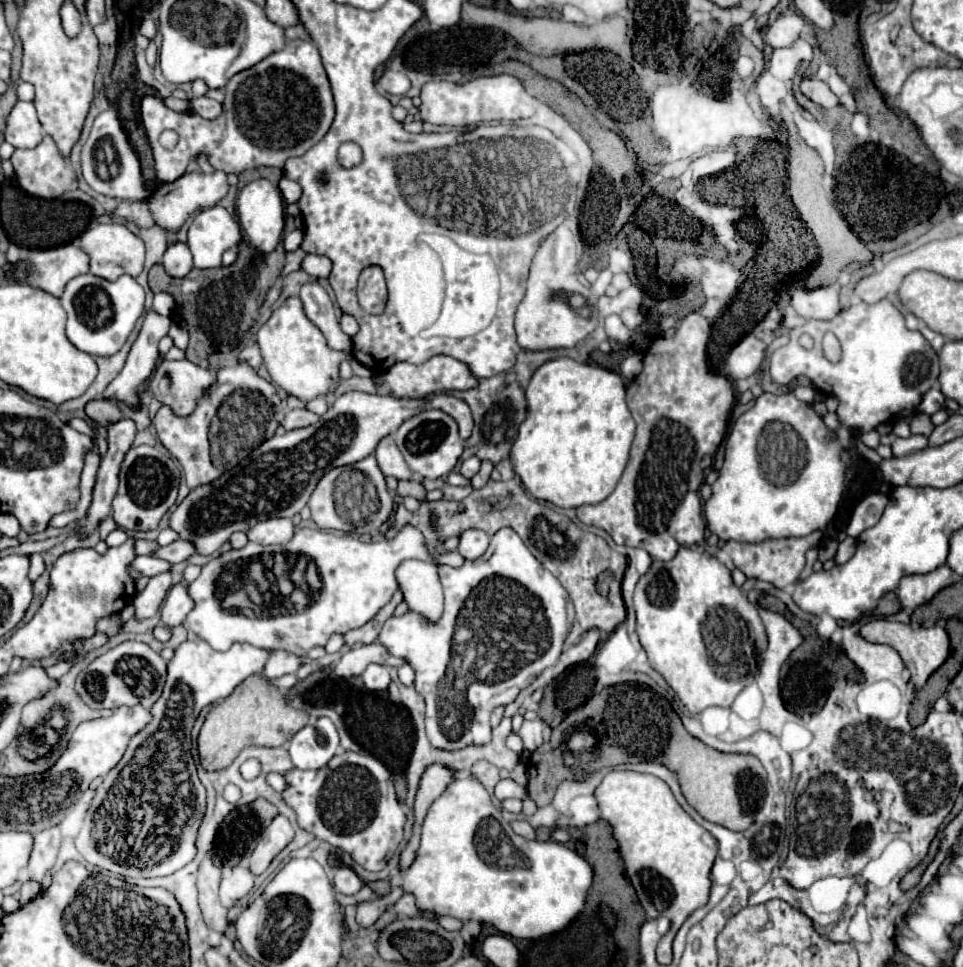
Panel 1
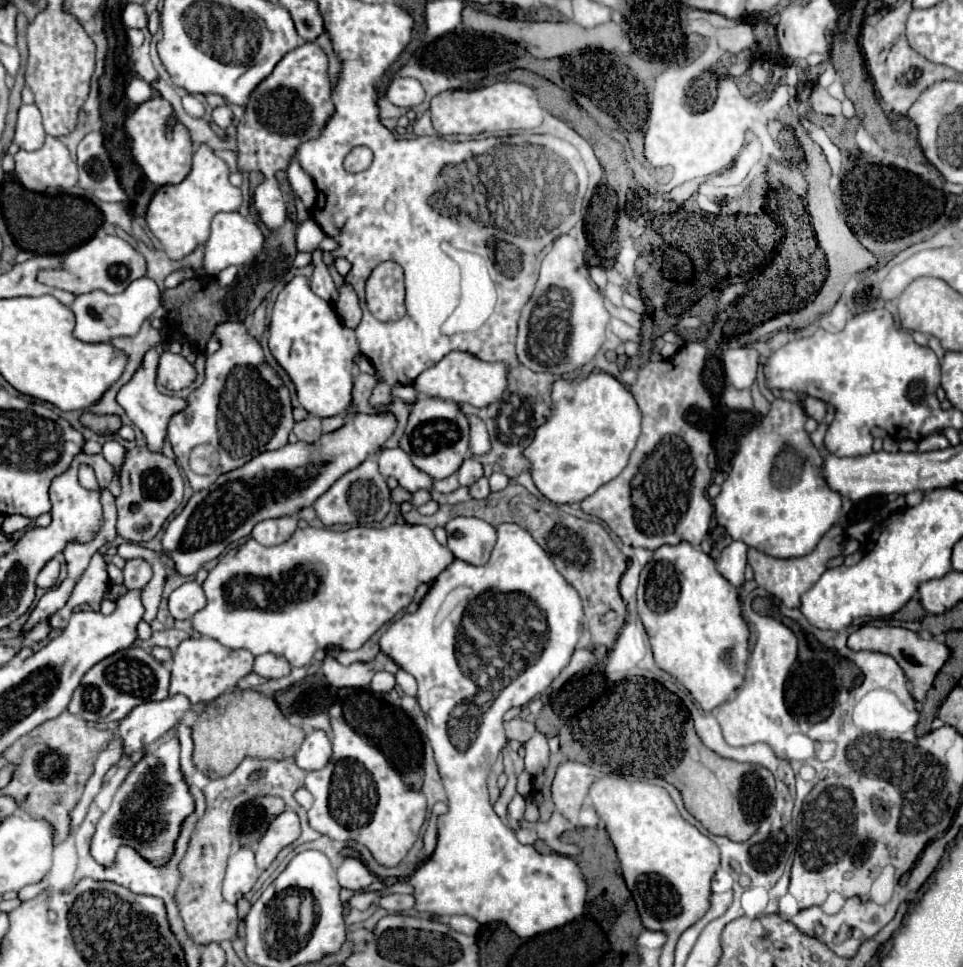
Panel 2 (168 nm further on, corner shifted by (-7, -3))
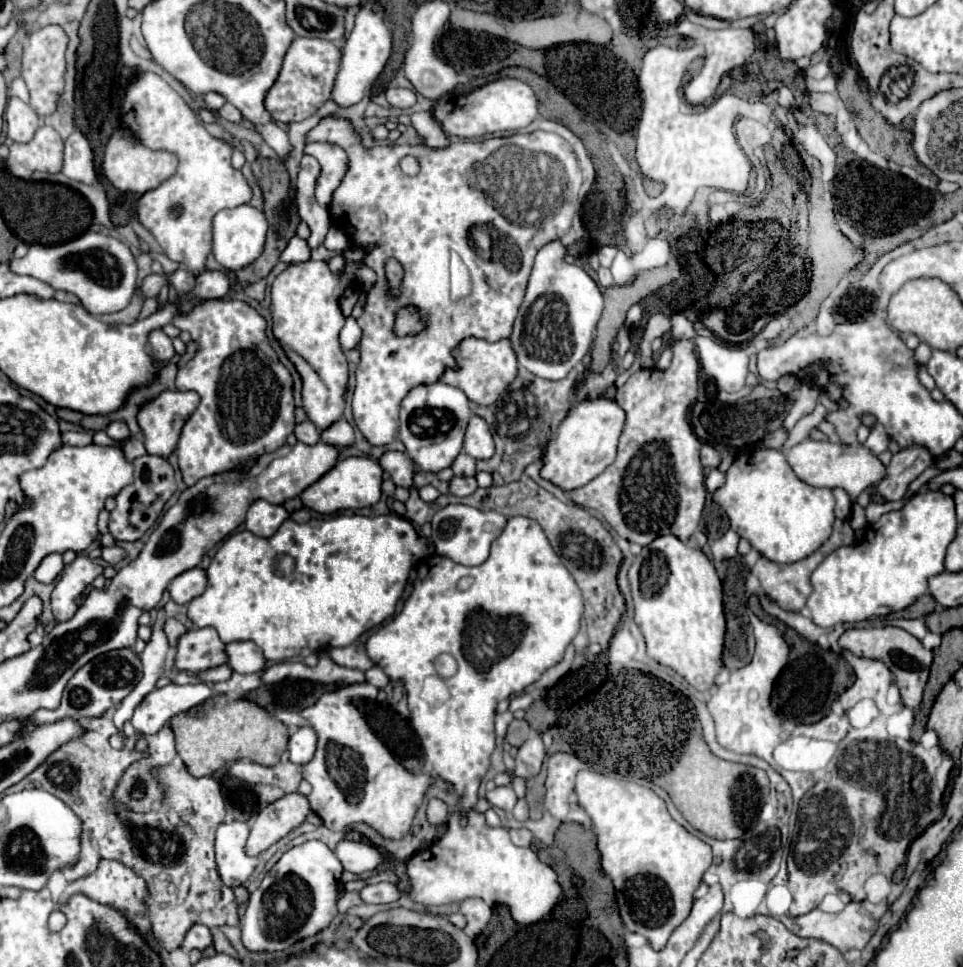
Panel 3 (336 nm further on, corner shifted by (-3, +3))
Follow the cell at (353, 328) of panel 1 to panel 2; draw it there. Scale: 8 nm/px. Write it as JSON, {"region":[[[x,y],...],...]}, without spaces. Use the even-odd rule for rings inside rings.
{"region":[[[347,282],[341,284],[339,298],[335,302],[335,310],[347,328],[357,328],[361,320],[361,308],[359,308],[359,296],[355,294],[351,284]]]}

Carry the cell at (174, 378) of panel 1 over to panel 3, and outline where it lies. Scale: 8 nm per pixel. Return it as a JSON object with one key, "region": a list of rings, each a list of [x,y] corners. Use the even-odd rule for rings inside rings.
{"region":[[[153,330],[149,334],[149,346],[151,346],[153,358],[159,362],[169,362],[175,356],[175,348],[171,344],[171,338],[165,336],[161,330]]]}

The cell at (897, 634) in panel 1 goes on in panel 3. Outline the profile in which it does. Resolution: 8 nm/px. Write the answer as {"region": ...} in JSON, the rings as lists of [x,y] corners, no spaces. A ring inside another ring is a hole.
{"region":[[[885,626],[885,628],[849,628],[843,632],[843,636],[839,638],[839,646],[857,654],[857,656],[865,656],[865,658],[879,658],[883,660],[889,670],[893,672],[893,680],[901,690],[901,698],[903,704],[917,710],[921,704],[921,696],[923,696],[923,688],[927,684],[927,676],[929,676],[929,668],[933,662],[933,652],[927,650],[919,638],[911,636],[909,632],[905,632],[903,628],[895,628],[895,626]]]}

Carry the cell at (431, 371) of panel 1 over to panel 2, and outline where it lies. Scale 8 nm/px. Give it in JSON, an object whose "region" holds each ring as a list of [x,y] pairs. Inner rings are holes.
{"region":[[[453,350],[449,352],[441,362],[437,362],[433,368],[425,370],[417,380],[415,388],[419,388],[425,396],[439,396],[451,402],[467,402],[471,406],[483,408],[499,400],[507,388],[507,366],[503,362],[483,362],[475,358],[469,352]]]}

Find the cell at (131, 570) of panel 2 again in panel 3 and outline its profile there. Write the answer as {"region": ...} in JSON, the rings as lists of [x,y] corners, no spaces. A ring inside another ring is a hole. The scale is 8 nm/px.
{"region":[[[113,546],[113,548],[103,548],[103,554],[101,554],[101,558],[103,558],[105,562],[109,562],[111,566],[119,564],[125,556],[127,556],[127,554],[125,554],[125,550],[123,550],[123,548],[119,548],[119,546]]]}

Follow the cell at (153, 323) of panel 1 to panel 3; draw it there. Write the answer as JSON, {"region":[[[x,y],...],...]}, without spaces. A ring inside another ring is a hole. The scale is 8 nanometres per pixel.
{"region":[[[161,392],[157,398],[143,404],[141,410],[137,412],[137,422],[143,432],[143,438],[145,438],[143,444],[147,452],[167,458],[177,446],[181,426],[185,424],[189,414],[197,408],[197,404],[199,404],[199,396],[195,392]]]}

